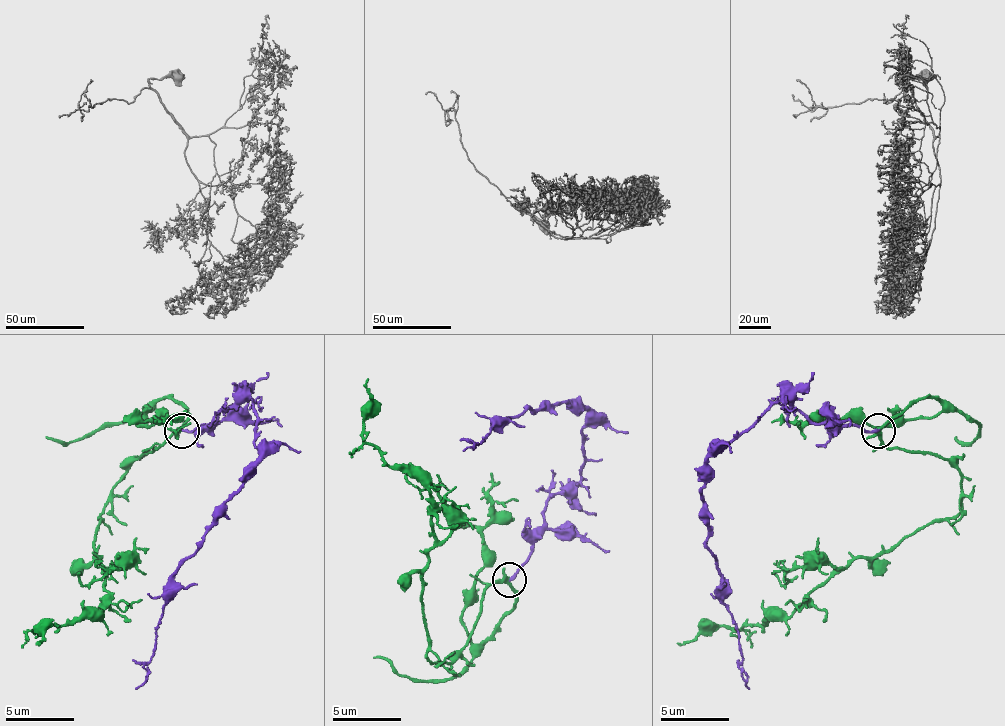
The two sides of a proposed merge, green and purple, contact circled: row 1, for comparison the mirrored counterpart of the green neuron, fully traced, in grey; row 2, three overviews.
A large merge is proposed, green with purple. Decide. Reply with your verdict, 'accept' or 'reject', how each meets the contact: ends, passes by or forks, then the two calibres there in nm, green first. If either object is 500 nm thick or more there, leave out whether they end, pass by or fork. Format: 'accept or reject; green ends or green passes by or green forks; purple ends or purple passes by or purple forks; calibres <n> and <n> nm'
accept; green passes by; purple ends; calibres 280 and 190 nm

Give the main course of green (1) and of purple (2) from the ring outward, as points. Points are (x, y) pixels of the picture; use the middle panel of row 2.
1: (508, 581), (484, 591), (457, 656), (429, 660), (422, 574), (432, 494), (363, 439), (367, 377)
2: (508, 581), (529, 556), (550, 501), (577, 480), (588, 412), (557, 401), (532, 408), (505, 418), (463, 449)

